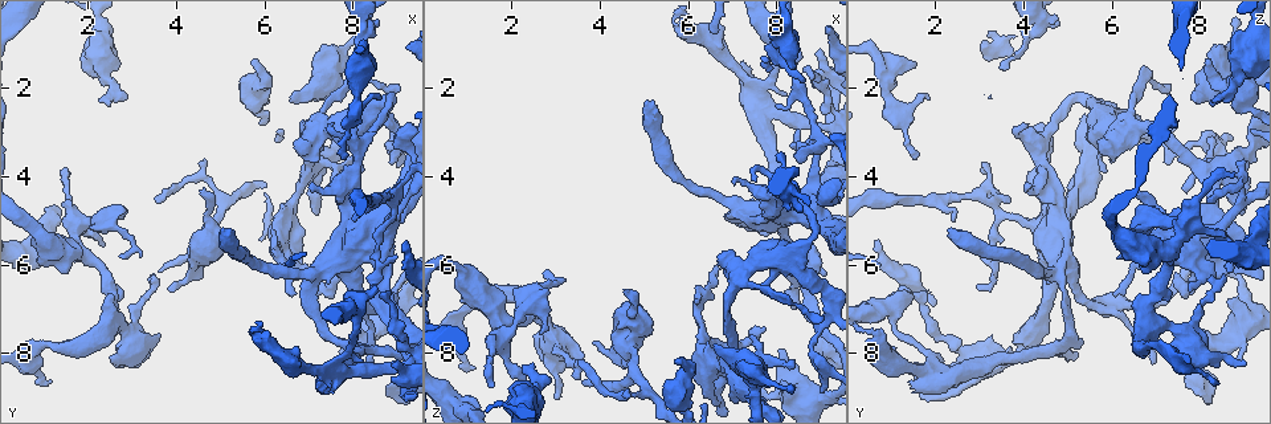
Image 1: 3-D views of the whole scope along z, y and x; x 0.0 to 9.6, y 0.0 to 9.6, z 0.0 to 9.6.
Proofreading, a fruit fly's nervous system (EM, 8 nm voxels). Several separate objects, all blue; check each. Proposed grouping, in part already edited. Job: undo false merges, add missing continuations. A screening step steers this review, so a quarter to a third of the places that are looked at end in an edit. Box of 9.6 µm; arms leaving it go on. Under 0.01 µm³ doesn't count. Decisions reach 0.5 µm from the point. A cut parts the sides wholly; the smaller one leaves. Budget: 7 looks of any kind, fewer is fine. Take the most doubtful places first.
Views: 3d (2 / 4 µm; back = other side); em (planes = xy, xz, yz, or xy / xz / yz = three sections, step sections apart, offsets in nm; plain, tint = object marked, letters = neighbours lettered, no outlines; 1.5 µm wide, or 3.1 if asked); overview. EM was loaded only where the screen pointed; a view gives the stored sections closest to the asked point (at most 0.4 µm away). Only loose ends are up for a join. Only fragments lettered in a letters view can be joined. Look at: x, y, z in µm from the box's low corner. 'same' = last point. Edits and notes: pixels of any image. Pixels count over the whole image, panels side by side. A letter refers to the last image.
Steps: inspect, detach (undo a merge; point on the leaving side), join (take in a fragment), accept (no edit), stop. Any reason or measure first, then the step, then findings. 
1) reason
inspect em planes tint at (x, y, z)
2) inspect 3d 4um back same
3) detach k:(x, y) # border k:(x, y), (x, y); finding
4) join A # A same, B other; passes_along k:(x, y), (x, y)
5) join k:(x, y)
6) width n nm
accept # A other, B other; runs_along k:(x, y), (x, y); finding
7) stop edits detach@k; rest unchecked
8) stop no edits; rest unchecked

branch stops here
inspect em xy step 8 letters at (2.25, 2.25, 8.30)

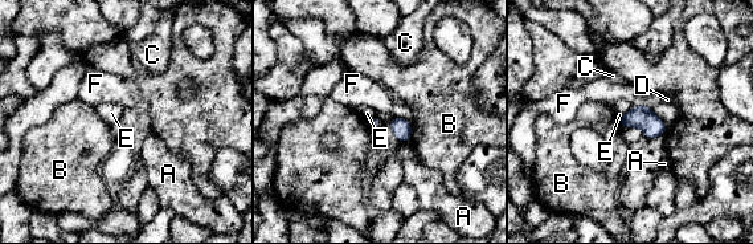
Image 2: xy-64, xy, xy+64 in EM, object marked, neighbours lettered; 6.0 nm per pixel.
accept # A other, B other, C other, D other, E other, F other; none of them fits

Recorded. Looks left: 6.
an open end
inspect em planes plain at (7.95, 3.45, 1.60)

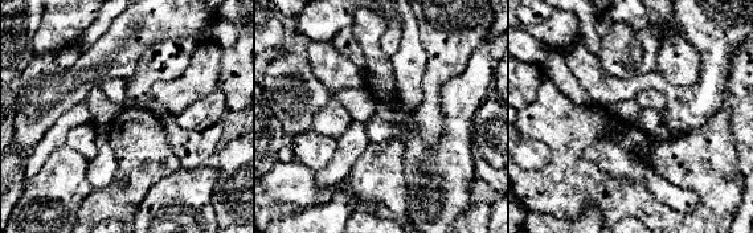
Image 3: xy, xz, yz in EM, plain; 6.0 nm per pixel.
inspect em planes letters same

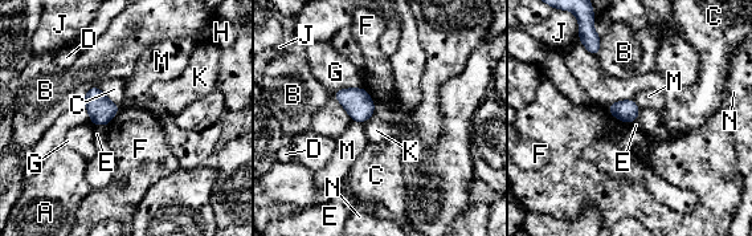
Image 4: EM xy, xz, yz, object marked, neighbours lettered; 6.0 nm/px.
accept # A other, B other, C other, D other, E other, F other, G other, H other, J other, K other, M other, N other; border 4:(352, 121), (364, 122); none of them fits

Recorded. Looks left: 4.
sharp bend
inspect em planes tint at (8.00, 7.00, 1.00)

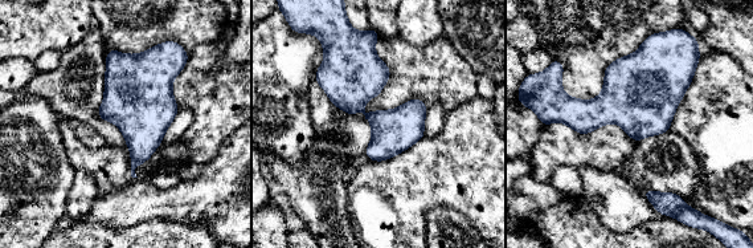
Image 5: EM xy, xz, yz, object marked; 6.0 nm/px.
see the neighbours
inspect em planes letters same

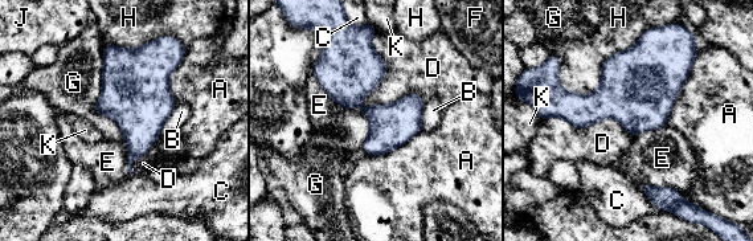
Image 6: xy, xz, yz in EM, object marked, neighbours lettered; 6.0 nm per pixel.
width 260 nm
accept # A other, B other, C other, D other, E other, F other, G other, H other, J other, K other; border 6:(376, 31), (424, 103); all the same neuron

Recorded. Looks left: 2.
stop no edits; rest unchecked

